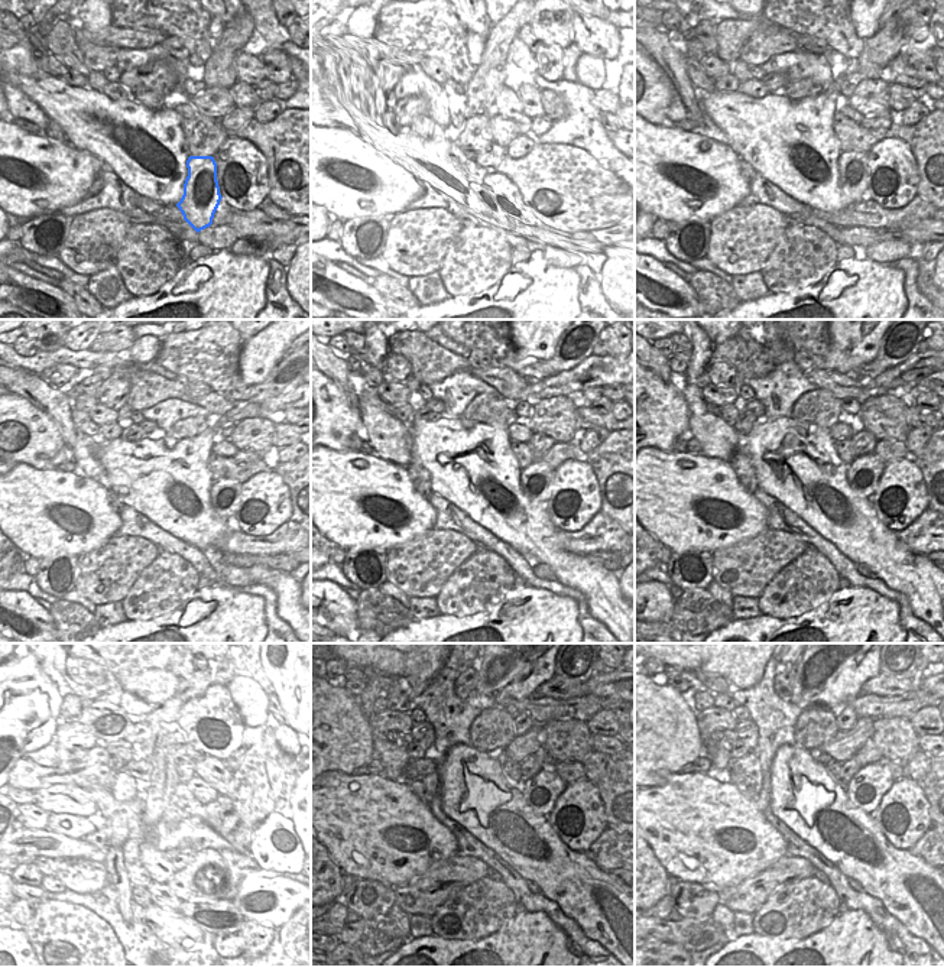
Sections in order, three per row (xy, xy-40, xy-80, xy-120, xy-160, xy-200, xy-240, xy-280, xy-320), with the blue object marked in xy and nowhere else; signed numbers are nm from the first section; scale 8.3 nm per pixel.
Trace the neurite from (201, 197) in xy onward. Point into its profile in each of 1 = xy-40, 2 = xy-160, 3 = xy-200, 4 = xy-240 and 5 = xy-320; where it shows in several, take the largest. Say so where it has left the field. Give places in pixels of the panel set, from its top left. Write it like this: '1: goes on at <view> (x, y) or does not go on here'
1: goes on at xy-40 (525, 197)
2: goes on at xy-160 (535, 479)
3: goes on at xy-200 (863, 473)
4: goes on at xy-240 (217, 792)
5: goes on at xy-320 (866, 788)

